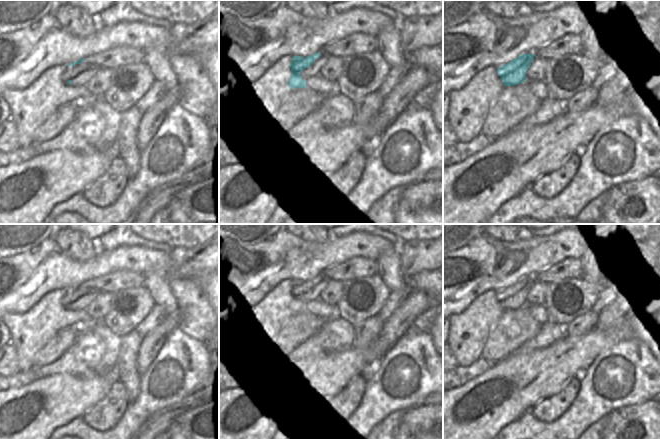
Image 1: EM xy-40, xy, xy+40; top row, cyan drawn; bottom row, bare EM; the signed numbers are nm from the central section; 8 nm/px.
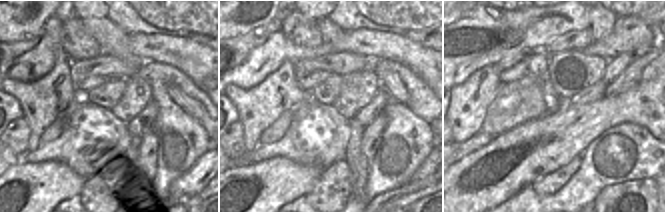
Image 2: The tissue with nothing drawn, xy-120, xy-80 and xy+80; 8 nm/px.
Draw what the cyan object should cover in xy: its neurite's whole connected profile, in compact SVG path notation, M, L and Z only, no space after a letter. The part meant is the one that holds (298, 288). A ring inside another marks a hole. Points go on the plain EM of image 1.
M320 276L305 282L293 280L290 287L292 299L288 305L291 313L306 312L306 304L320 298L320 293L326 288L328 282L321 282L316 286L319 280Z

